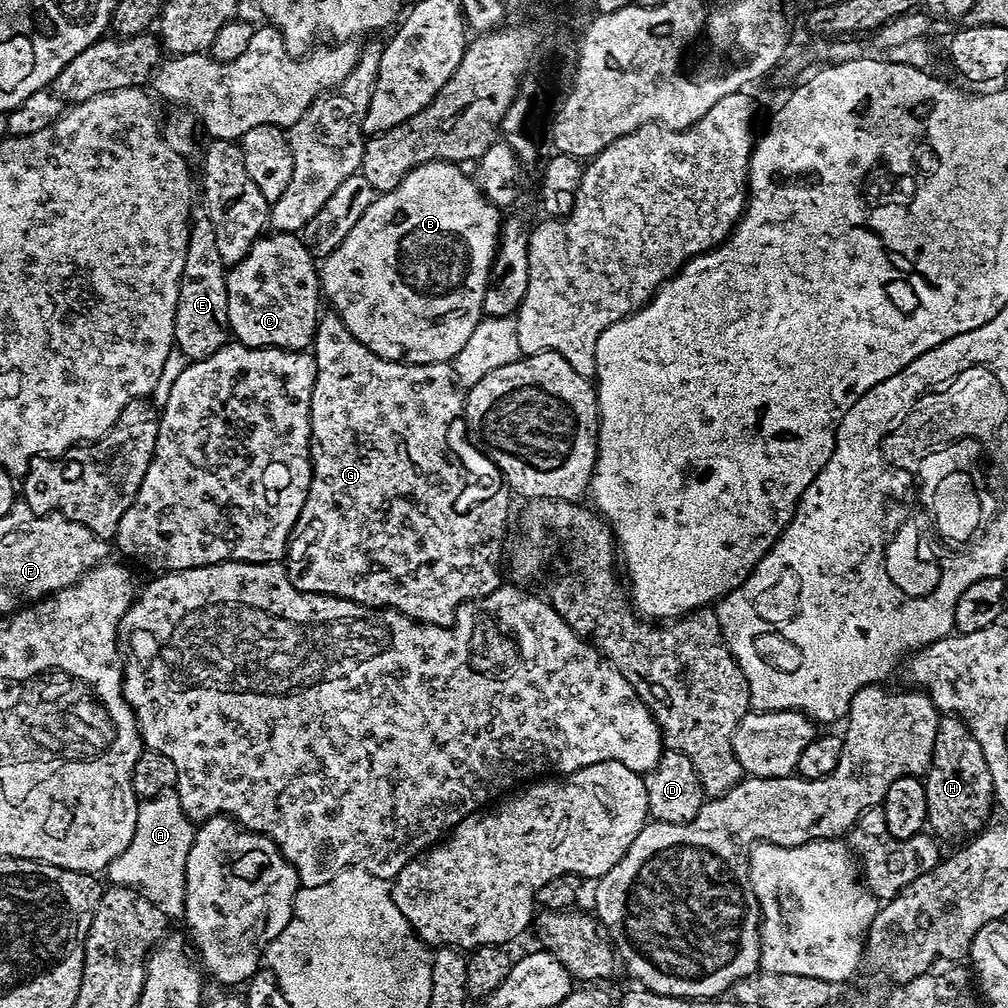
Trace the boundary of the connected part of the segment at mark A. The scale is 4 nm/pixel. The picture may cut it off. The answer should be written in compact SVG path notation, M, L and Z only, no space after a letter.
M175 791L164 792L149 800L139 801L138 822L130 846L110 862L106 869L107 883L117 888L134 888L151 904L163 908L169 917L183 917L186 858L196 837L194 822L182 810Z

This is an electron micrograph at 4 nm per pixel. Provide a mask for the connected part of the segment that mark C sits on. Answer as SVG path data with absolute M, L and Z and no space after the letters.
M272 232L271 234L261 235L260 239L255 240L240 264L233 264L226 272L228 281L226 282L226 294L228 295L228 326L231 335L239 343L247 348L286 348L289 352L299 352L311 349L312 339L316 336L316 322L321 315L322 309L322 289L320 287L320 274L317 261L309 254L304 245L303 239L299 235L291 232Z

